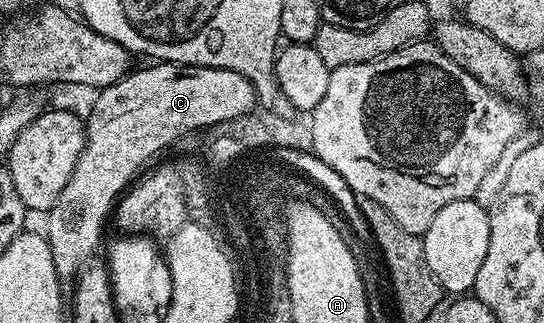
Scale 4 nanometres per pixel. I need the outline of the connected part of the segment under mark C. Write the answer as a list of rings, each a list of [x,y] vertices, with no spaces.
[[[156,61],[151,64],[153,67],[144,67],[133,69],[129,71],[128,76],[120,79],[114,85],[103,88],[99,92],[100,95],[92,103],[92,112],[86,115],[86,126],[84,129],[84,148],[78,157],[78,165],[74,165],[74,173],[70,173],[70,181],[66,181],[66,189],[62,189],[62,193],[58,193],[58,201],[54,201],[54,205],[46,213],[48,224],[42,228],[43,234],[46,236],[48,244],[50,245],[50,253],[54,257],[54,269],[58,273],[61,281],[75,280],[79,275],[80,270],[84,268],[87,263],[93,258],[92,255],[96,250],[98,252],[102,247],[102,240],[100,238],[104,235],[104,218],[113,214],[117,200],[124,195],[126,188],[151,164],[151,159],[155,157],[159,151],[164,151],[172,142],[175,141],[179,135],[184,135],[187,131],[195,132],[197,129],[203,129],[215,125],[216,122],[229,121],[230,118],[238,117],[239,114],[246,114],[252,108],[257,106],[256,95],[258,95],[257,88],[252,86],[251,79],[242,77],[238,73],[234,73],[230,69],[218,69],[217,67],[190,67],[186,63],[166,63],[163,61]]]

